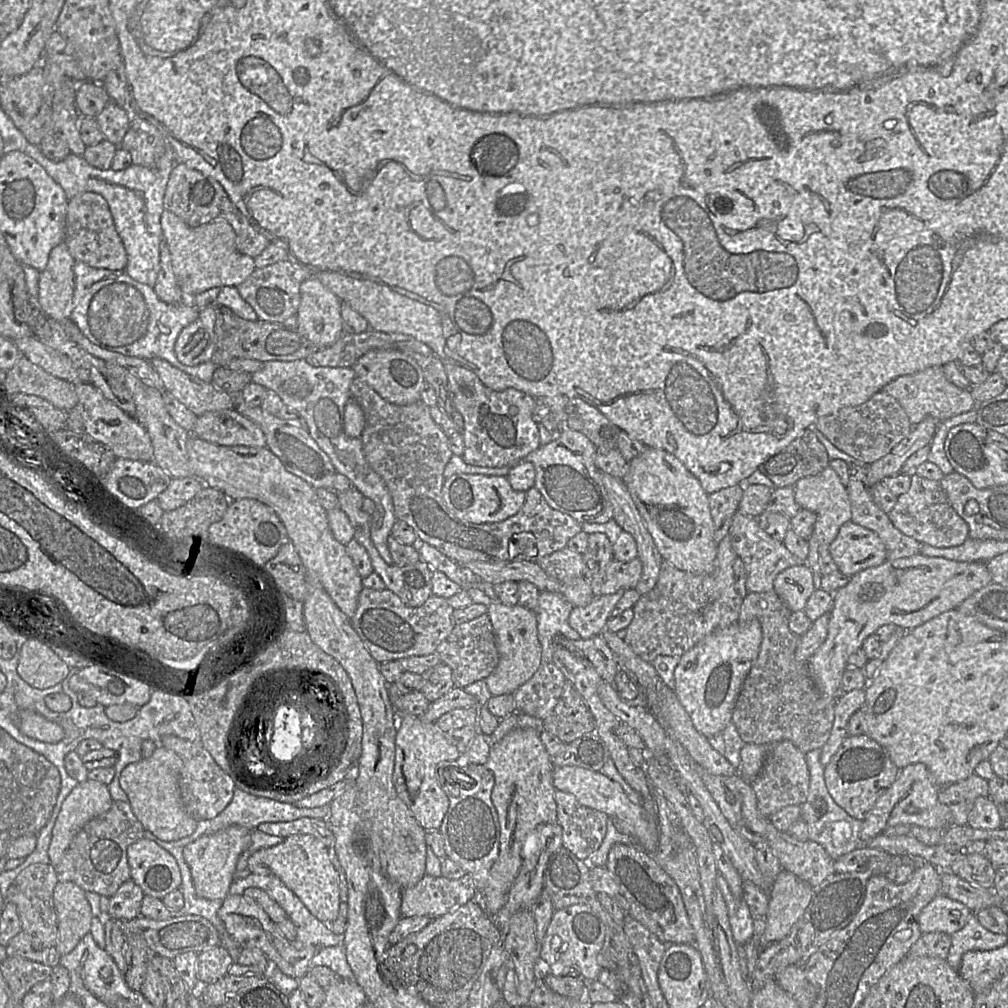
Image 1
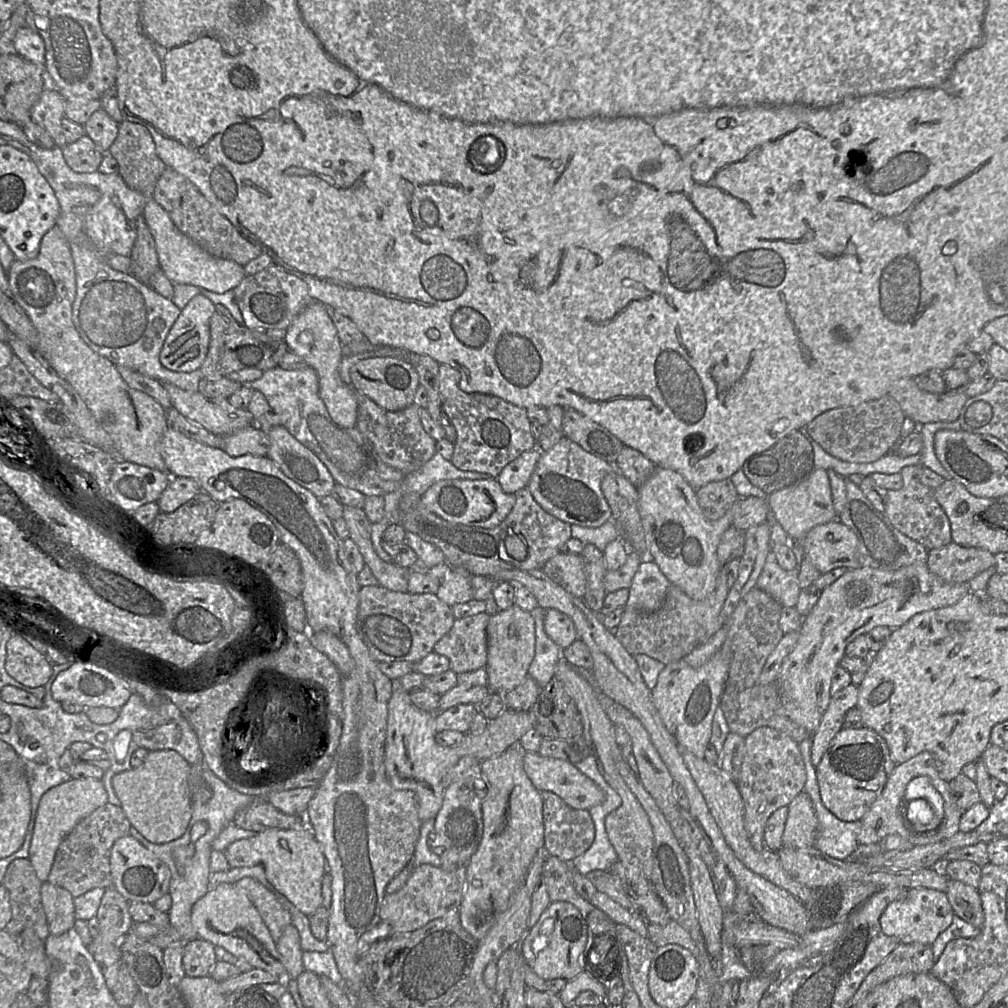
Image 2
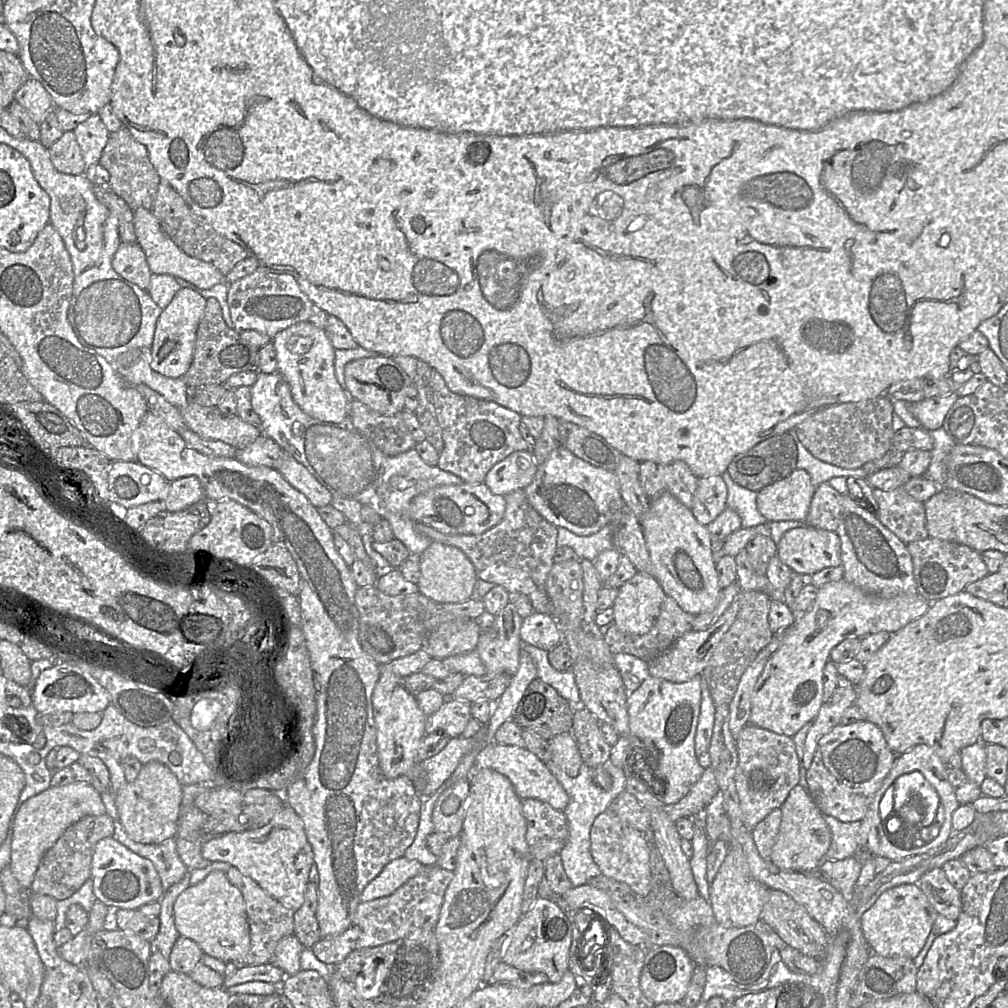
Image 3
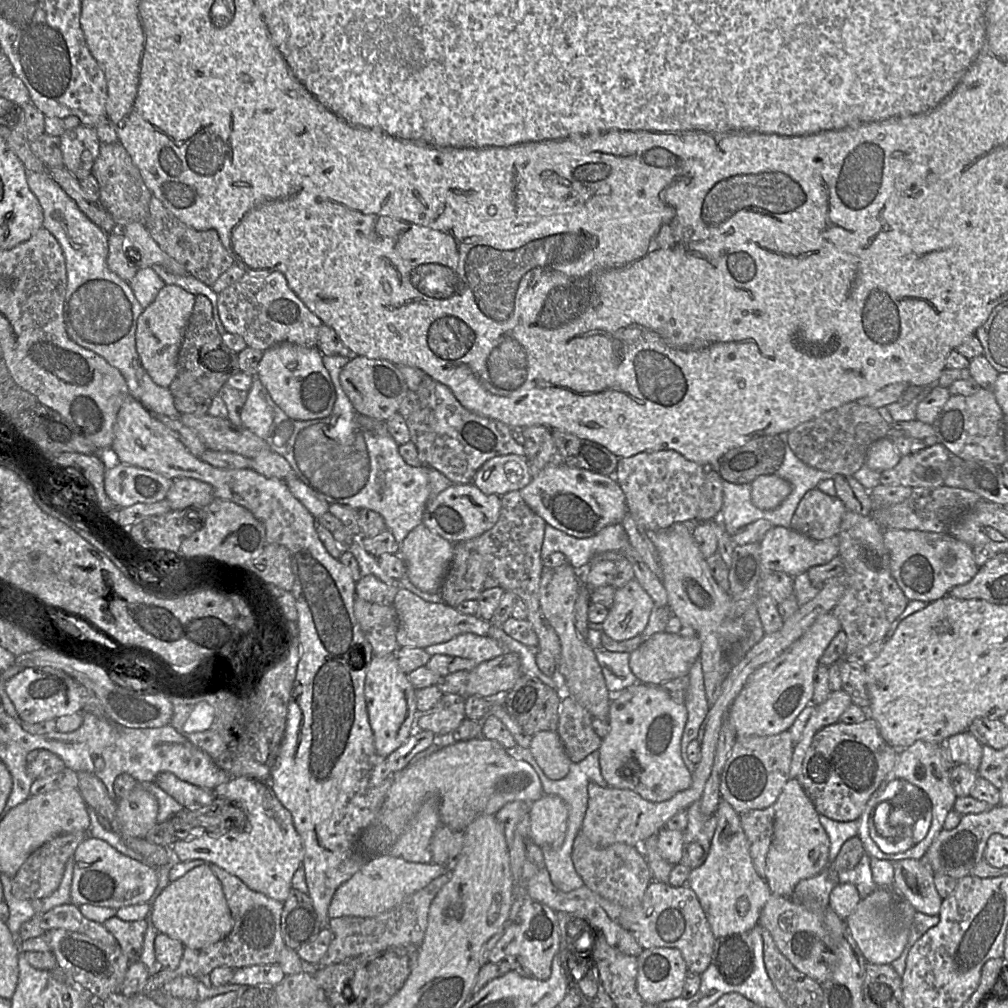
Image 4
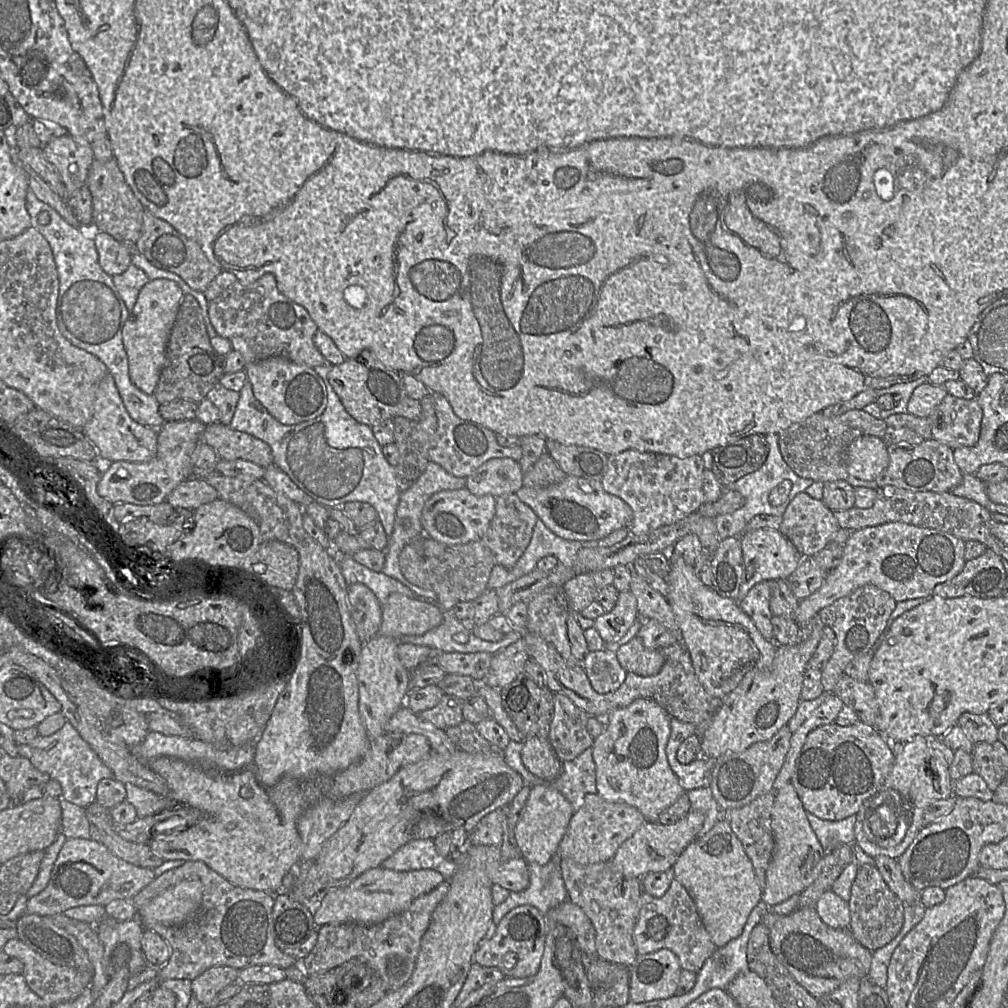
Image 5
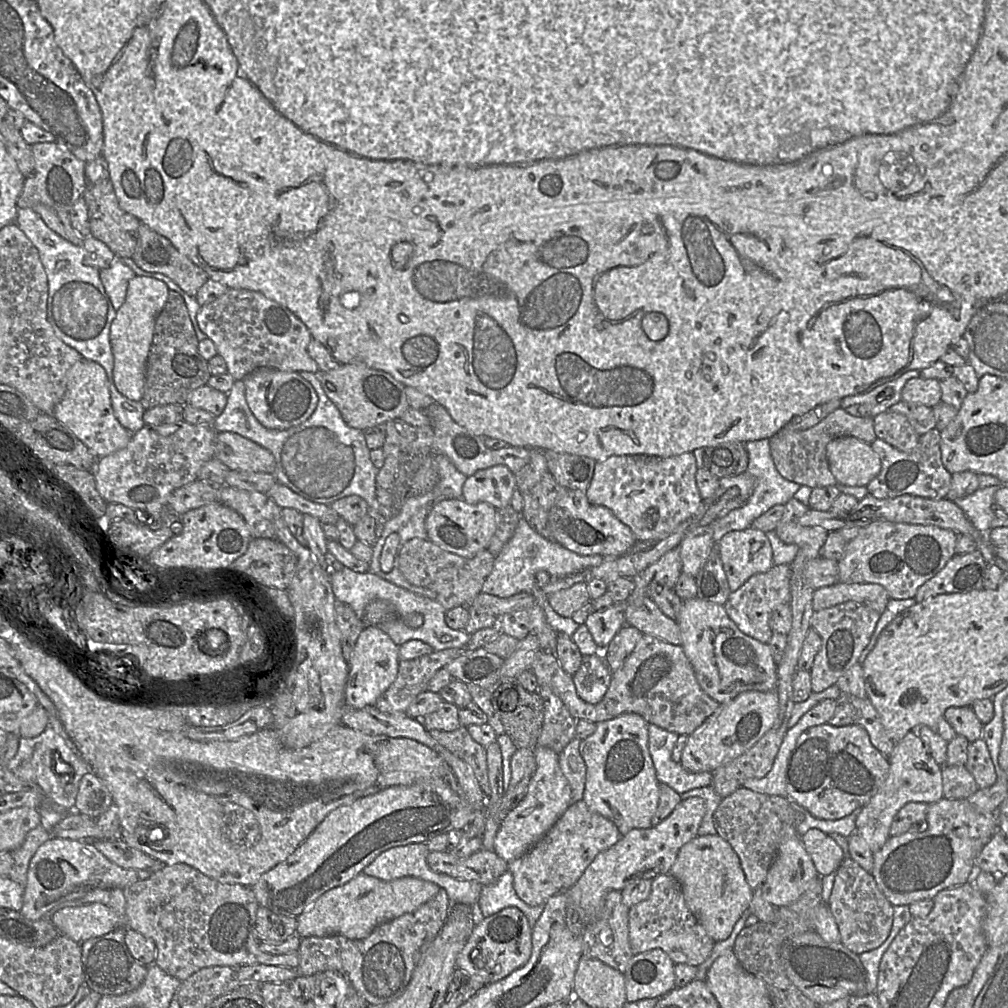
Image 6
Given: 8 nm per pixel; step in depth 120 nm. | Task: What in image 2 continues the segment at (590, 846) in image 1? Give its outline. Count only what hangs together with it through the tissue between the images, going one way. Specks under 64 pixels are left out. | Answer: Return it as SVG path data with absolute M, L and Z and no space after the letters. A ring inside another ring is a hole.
M543 791L544 844L549 856L569 862L589 849L595 838L595 826L588 810L578 810L568 806L556 794Z

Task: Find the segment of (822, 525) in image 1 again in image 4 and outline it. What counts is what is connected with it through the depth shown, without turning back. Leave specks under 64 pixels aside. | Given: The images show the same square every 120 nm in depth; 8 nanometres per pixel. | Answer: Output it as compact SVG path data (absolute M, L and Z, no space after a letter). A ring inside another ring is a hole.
M765 475L752 482L751 500L760 510L777 508L791 493L789 481L776 475Z

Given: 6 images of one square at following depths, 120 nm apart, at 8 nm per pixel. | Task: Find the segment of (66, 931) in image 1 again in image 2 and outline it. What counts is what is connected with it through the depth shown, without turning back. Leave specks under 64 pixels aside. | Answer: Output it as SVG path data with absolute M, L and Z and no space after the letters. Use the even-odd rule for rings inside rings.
M44 882L41 899L52 935L61 935L74 927L76 922L74 897L68 890Z

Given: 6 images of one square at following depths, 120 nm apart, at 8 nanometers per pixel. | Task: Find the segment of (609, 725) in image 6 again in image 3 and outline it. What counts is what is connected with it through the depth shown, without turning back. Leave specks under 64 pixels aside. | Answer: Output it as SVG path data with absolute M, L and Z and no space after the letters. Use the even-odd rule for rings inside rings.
M696 675L689 681L675 683L649 676L627 697L630 735L621 735L611 746L609 761L621 769L632 748L644 743L647 750L652 752L654 746L659 751L660 759L654 756L659 763L655 776L662 779L662 792L655 796L665 804L680 801L704 770L695 752L695 733L701 710L701 679L701 675Z

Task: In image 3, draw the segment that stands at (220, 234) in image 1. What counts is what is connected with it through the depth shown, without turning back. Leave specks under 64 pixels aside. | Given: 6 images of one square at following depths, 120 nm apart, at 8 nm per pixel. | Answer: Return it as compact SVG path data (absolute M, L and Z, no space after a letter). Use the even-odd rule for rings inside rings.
M138 208L134 211L136 243L145 253L150 271L153 274L168 274L194 284L200 289L210 289L224 282L225 276L212 264L185 254L162 230L159 221L151 210Z

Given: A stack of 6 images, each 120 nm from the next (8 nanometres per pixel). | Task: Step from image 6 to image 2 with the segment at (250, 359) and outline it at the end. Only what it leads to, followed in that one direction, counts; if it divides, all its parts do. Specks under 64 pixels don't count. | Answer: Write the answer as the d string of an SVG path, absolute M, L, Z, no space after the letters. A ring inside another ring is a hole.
M274 263L253 275L246 275L233 291L244 325L252 330L285 330L294 318L313 301L305 281Z

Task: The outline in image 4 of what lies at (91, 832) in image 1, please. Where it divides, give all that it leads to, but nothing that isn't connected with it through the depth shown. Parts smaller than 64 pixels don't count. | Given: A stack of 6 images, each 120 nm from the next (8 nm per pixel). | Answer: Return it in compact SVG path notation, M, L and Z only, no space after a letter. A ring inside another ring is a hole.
M87 832L62 834L32 852L17 874L11 878L12 894L17 899L29 901L51 896L62 881L68 861L87 836Z

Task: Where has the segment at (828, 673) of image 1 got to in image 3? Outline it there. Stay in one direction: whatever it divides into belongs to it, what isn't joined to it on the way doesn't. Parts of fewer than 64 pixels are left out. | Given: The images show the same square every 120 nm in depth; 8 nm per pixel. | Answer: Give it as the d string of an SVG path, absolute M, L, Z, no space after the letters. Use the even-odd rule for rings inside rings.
M844 578L825 584L819 589L812 606L804 613L795 613L798 619L785 631L784 639L776 652L768 659L754 687L748 723L777 734L793 737L805 724L812 722L823 700L823 670L830 660L831 650L847 638L862 638L881 631L895 633L911 621L924 615L931 602L920 595L900 595L884 598L867 593Z

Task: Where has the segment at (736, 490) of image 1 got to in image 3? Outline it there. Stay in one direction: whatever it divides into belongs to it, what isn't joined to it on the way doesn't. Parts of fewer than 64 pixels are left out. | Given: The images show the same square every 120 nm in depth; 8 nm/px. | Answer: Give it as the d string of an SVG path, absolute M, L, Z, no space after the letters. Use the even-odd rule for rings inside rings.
M721 475L698 478L691 507L696 520L705 526L714 521L727 508L727 496Z

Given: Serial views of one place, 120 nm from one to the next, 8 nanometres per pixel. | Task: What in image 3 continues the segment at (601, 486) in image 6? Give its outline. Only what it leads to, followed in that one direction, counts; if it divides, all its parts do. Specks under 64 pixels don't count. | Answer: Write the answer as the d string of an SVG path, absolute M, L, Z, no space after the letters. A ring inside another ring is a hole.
M674 461L670 464L640 462L639 478L650 500L663 492L669 492L686 507L692 507L698 477L683 461Z

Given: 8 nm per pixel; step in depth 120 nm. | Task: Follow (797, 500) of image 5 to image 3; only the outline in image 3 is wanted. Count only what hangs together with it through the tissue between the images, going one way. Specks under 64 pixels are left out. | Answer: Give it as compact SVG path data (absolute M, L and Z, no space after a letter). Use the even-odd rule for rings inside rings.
M826 481L816 488L804 524L836 532L841 512L842 494Z

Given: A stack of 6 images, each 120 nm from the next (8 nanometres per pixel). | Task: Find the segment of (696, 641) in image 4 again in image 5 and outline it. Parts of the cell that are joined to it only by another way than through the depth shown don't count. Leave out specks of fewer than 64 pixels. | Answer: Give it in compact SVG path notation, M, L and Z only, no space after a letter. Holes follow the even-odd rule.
M638 636L620 646L616 656L622 668L639 676L656 675L665 663L662 649L645 647Z

